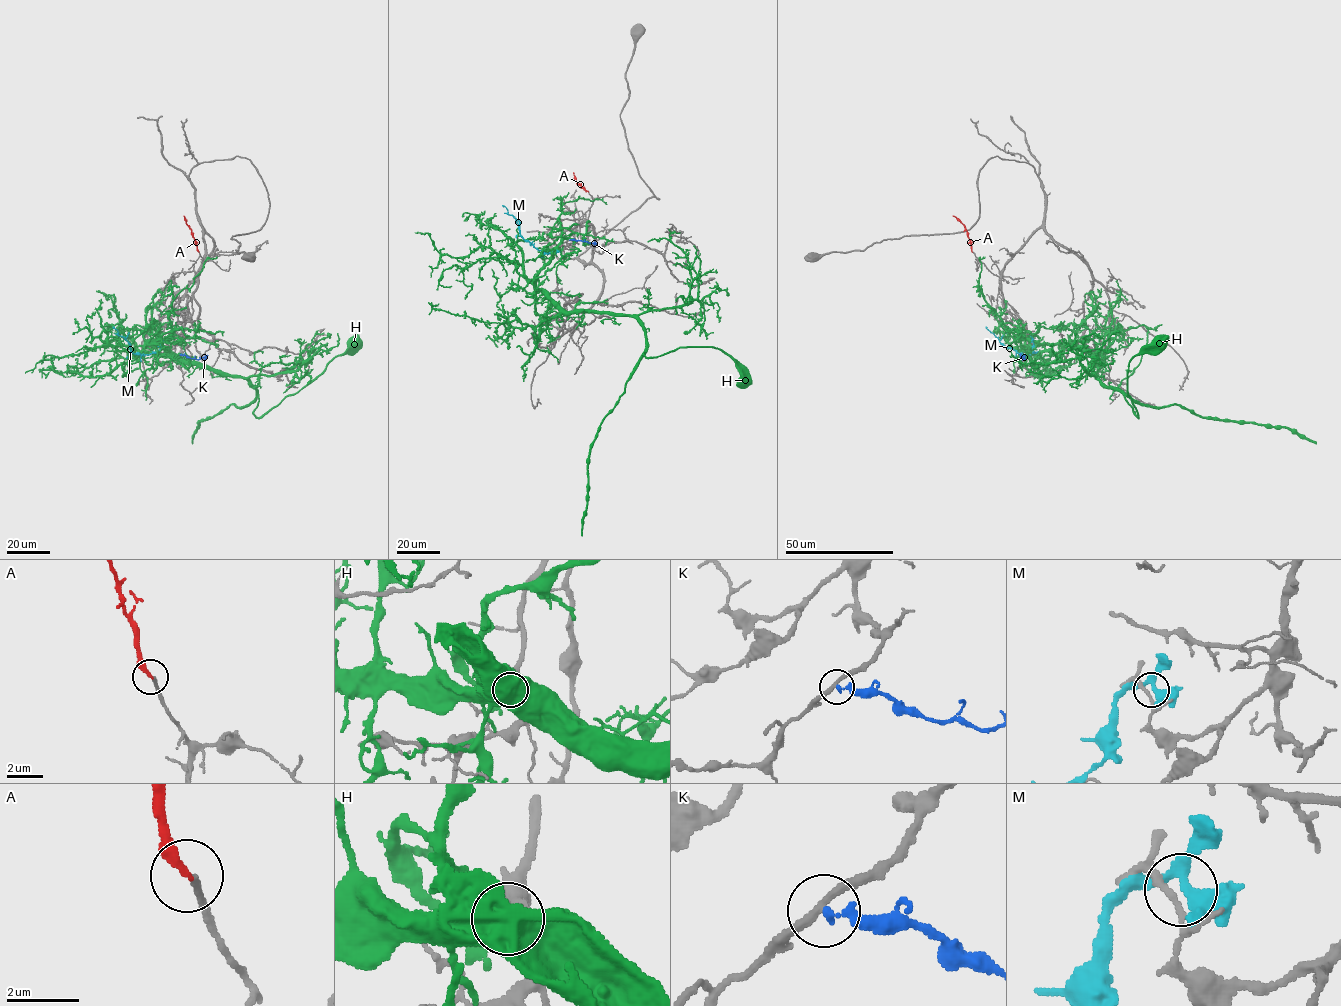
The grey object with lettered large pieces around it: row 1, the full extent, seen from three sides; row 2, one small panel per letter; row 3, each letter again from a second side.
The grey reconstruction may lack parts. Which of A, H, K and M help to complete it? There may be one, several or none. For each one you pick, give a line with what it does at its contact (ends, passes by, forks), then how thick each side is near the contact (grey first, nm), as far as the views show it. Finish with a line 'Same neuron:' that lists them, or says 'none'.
A: It ends there. Thickness 160 nm (grey) against 260 nm
Same neuron: A

